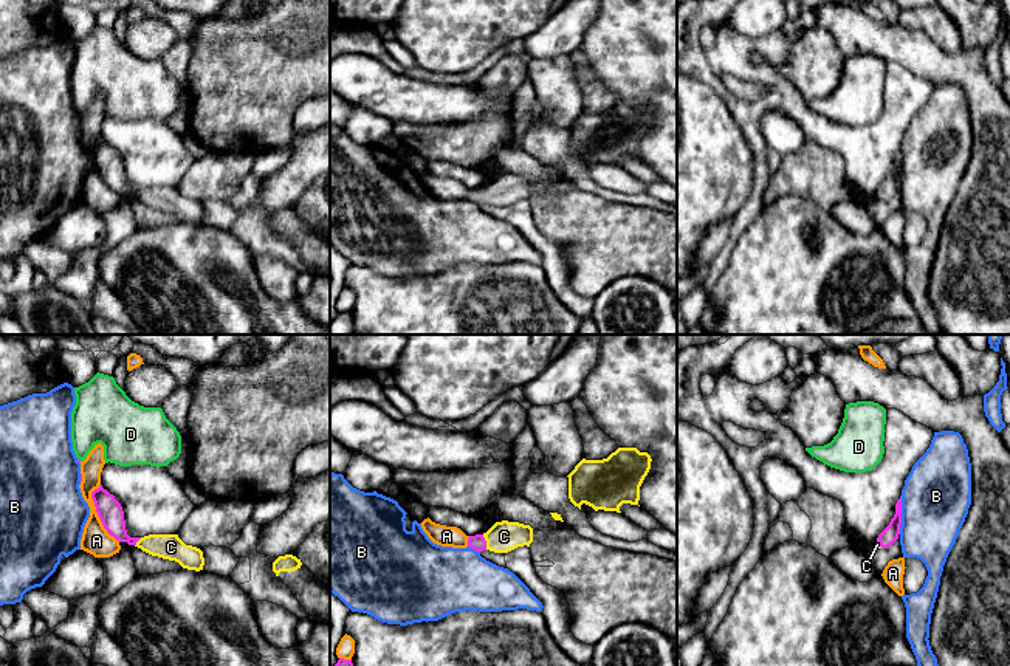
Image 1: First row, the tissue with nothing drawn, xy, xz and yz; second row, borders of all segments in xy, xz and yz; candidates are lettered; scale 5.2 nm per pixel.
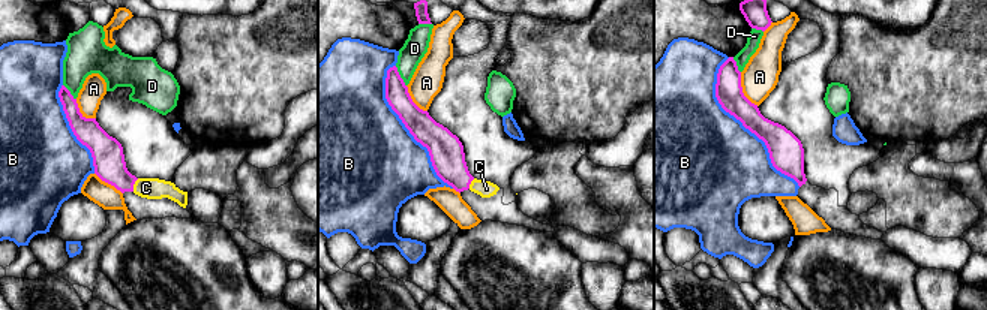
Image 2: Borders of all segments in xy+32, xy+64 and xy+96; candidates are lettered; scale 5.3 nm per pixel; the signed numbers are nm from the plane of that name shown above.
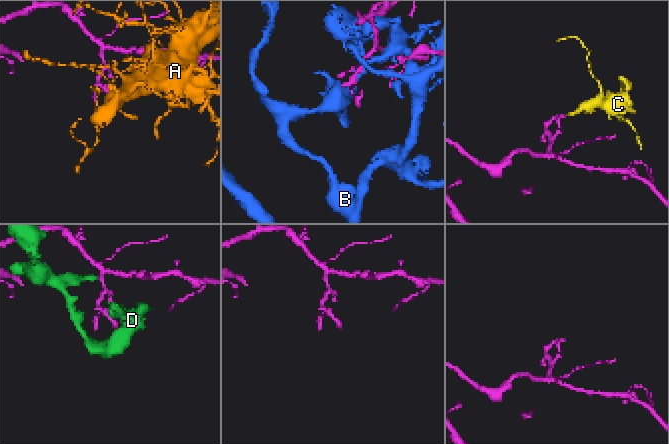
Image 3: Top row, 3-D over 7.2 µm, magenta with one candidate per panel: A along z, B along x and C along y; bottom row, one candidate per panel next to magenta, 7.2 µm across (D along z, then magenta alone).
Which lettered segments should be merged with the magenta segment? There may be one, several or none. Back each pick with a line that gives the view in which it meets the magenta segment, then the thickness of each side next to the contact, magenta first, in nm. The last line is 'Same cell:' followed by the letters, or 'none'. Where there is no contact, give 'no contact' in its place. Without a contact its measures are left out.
C: xz | 80/160 nm
Same cell: C

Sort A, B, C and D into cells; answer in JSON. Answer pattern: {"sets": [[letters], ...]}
{"sets": [["A"], ["B"], ["C"], ["D"]]}

